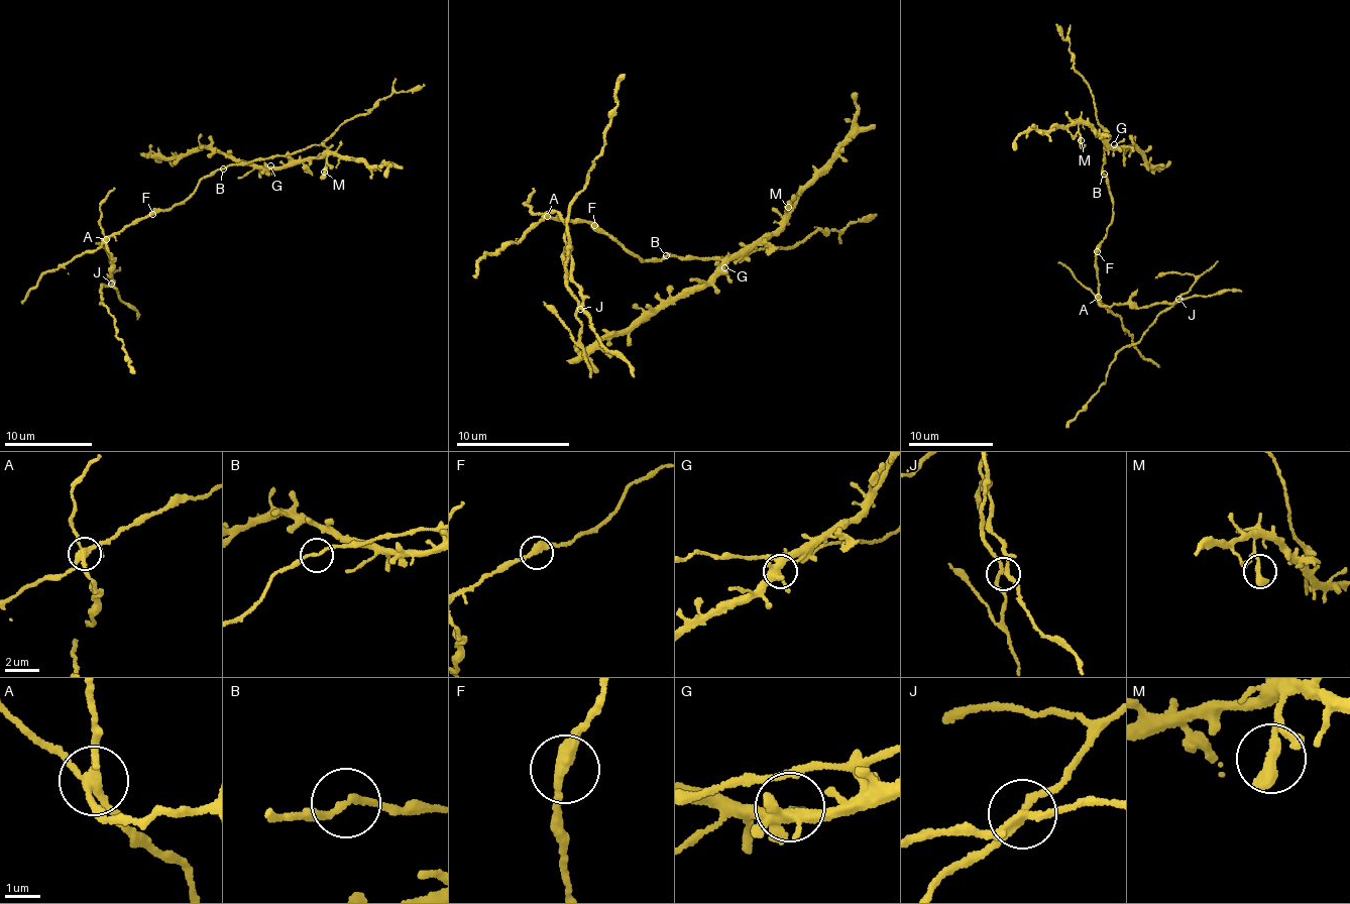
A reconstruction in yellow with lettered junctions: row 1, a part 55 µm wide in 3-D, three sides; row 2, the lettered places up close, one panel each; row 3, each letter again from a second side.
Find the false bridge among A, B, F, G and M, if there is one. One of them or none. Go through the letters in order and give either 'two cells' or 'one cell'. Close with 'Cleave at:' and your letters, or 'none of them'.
A: two cells
B: one cell
F: one cell
G: one cell
M: one cell
Cleave at: A

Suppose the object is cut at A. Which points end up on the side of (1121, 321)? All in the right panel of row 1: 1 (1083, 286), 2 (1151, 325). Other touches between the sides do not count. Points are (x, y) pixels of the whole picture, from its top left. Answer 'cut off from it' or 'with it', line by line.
1: cut off from it
2: cut off from it

